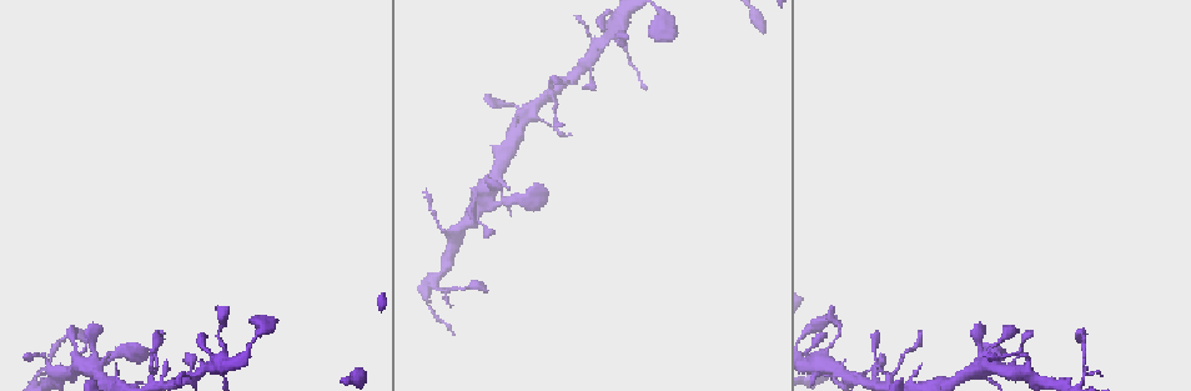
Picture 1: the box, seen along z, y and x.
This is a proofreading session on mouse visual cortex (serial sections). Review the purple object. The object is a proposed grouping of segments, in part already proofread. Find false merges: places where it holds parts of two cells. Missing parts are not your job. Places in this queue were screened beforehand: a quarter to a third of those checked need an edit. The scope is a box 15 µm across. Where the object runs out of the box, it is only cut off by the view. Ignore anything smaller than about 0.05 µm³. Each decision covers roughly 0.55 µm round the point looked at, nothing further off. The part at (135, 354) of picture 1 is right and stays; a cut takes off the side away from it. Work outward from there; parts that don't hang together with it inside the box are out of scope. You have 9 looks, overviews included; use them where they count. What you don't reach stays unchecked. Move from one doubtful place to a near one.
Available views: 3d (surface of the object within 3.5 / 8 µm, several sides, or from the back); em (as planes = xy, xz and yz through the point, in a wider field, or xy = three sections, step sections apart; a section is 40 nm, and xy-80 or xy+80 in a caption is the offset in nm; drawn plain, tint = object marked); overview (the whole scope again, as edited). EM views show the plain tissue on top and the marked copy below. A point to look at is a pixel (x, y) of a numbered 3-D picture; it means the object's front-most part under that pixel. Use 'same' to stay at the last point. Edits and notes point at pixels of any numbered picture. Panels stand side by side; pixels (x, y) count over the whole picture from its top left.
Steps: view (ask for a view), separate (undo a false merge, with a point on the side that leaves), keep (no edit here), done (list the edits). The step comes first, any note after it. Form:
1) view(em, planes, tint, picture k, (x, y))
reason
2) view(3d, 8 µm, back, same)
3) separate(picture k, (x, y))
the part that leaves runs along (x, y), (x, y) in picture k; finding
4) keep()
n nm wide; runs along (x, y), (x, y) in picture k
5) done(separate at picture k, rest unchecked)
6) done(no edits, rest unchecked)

view(3d, 3.5 µm, picture 1, (91, 366))
sharp bend

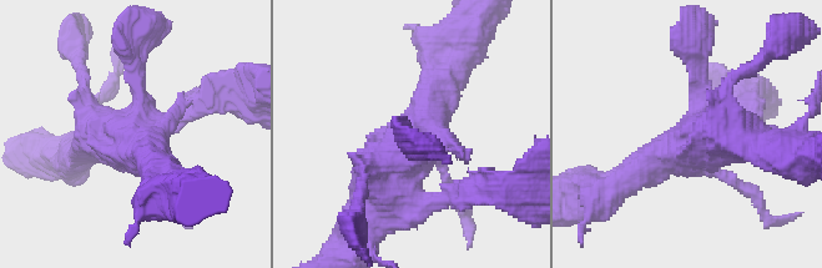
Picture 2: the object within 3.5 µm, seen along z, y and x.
view(em, xy, step 3, tint, picture 2, (127, 145))
now the EM

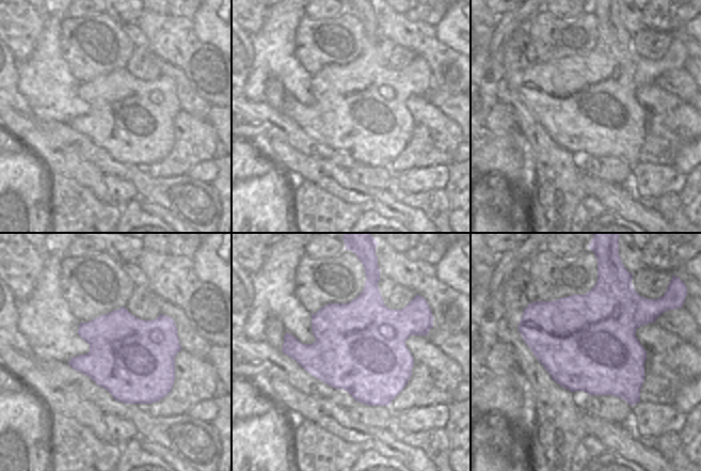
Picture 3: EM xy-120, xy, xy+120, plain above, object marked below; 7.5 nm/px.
keep()
runs along (749, 125), (757, 136), (659, 160) in picture 2; all the same cell

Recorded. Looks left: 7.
view(3d, 3.5 µm, picture 1, (51, 359))
thin neck

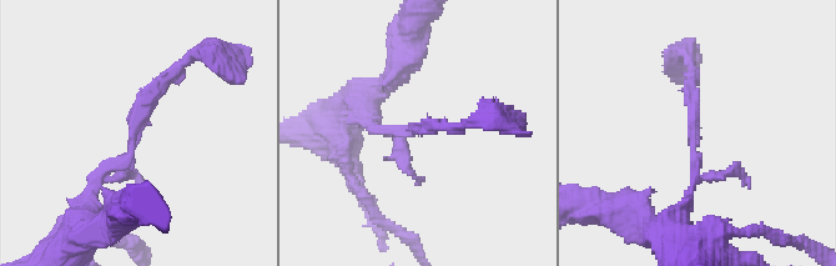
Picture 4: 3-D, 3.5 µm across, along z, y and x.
view(em, planes, tint, picture 4, (691, 143))
need the tissue

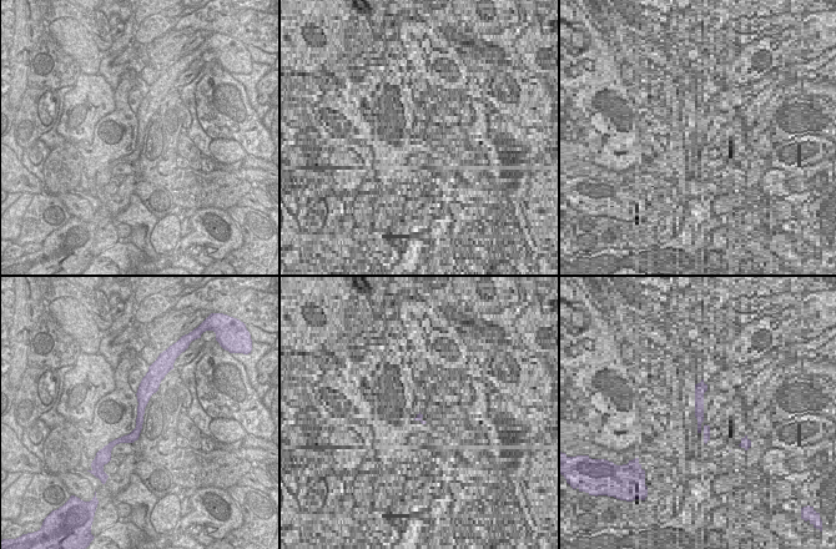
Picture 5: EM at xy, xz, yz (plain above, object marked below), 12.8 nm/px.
separate(picture 4, (691, 110))
the part that leaves runs along (695, 150), (691, 66), (685, 50) in picture 4; two cells meet here

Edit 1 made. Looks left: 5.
view(3d, 3.5 µm, picture 1, (1025, 357))
sharp bend

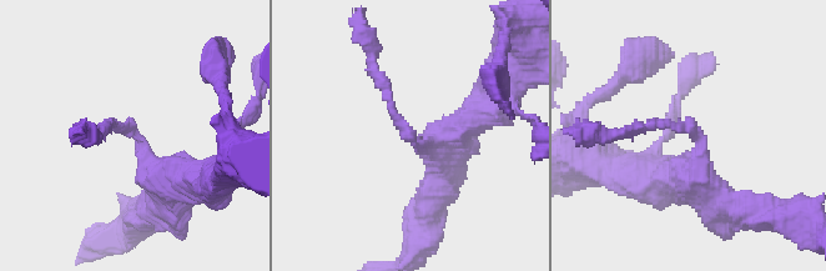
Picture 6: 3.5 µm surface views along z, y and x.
view(em, xy, step 5, tint, picture 6, (410, 136))

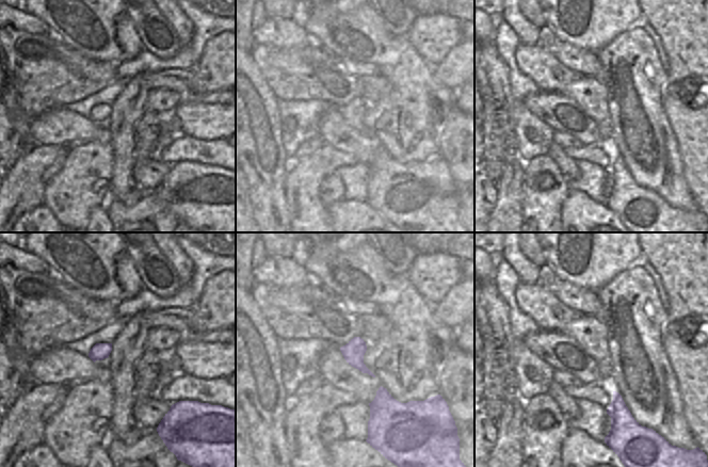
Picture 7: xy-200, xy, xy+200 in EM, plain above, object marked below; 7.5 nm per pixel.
separate(picture 6, (391, 106))
the part that leaves runs along (414, 140), (392, 111), (364, 35) in picture 6; a second cell is stuck on

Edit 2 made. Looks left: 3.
view(3d, 8 µm, picture 1, (185, 378))
four arms meet

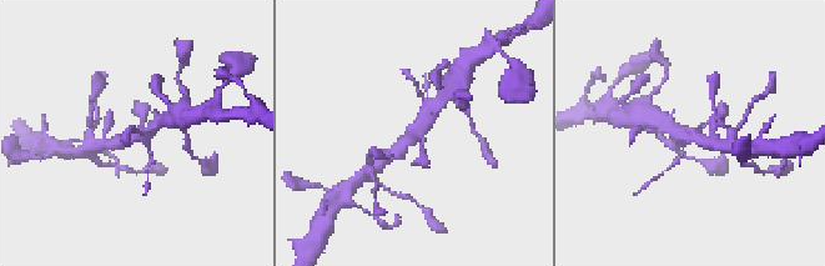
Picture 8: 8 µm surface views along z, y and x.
view(3d, 3.5 µm, picture 8, (416, 133))
zoom in

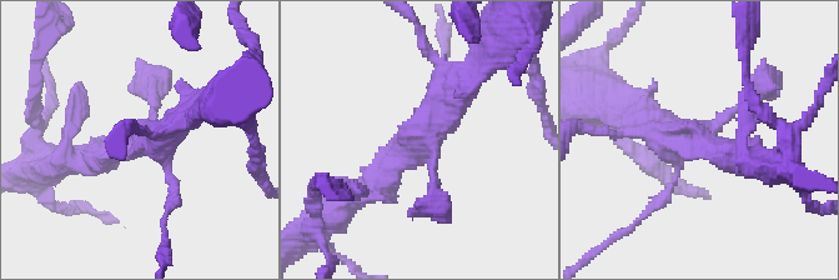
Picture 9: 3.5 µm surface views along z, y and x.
view(em, planes, tint, picture 9, (700, 142))

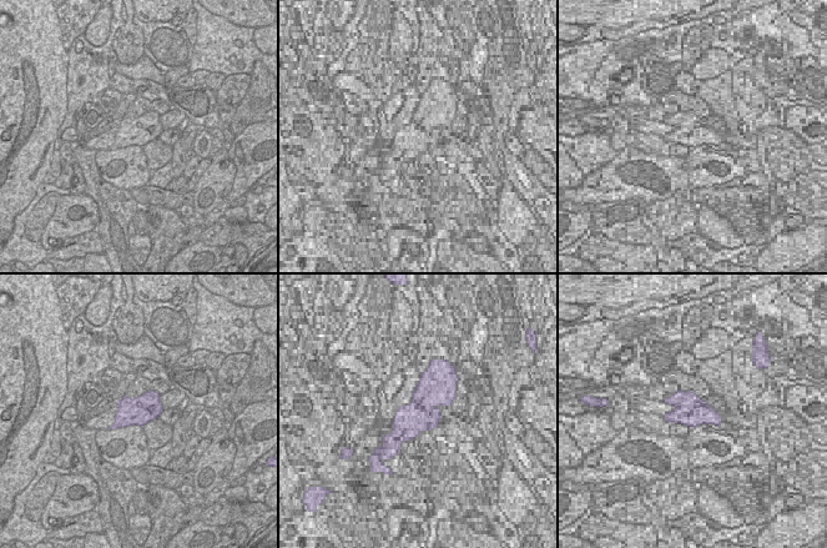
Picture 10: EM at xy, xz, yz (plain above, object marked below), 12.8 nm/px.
keep()
arms of 100, 150, 350, 400 nm; runs along (356, 196), (463, 81) in picture 9; continuous, no second cell

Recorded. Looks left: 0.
done(separate at picture 4, separate at picture 6, rest unchecked)

